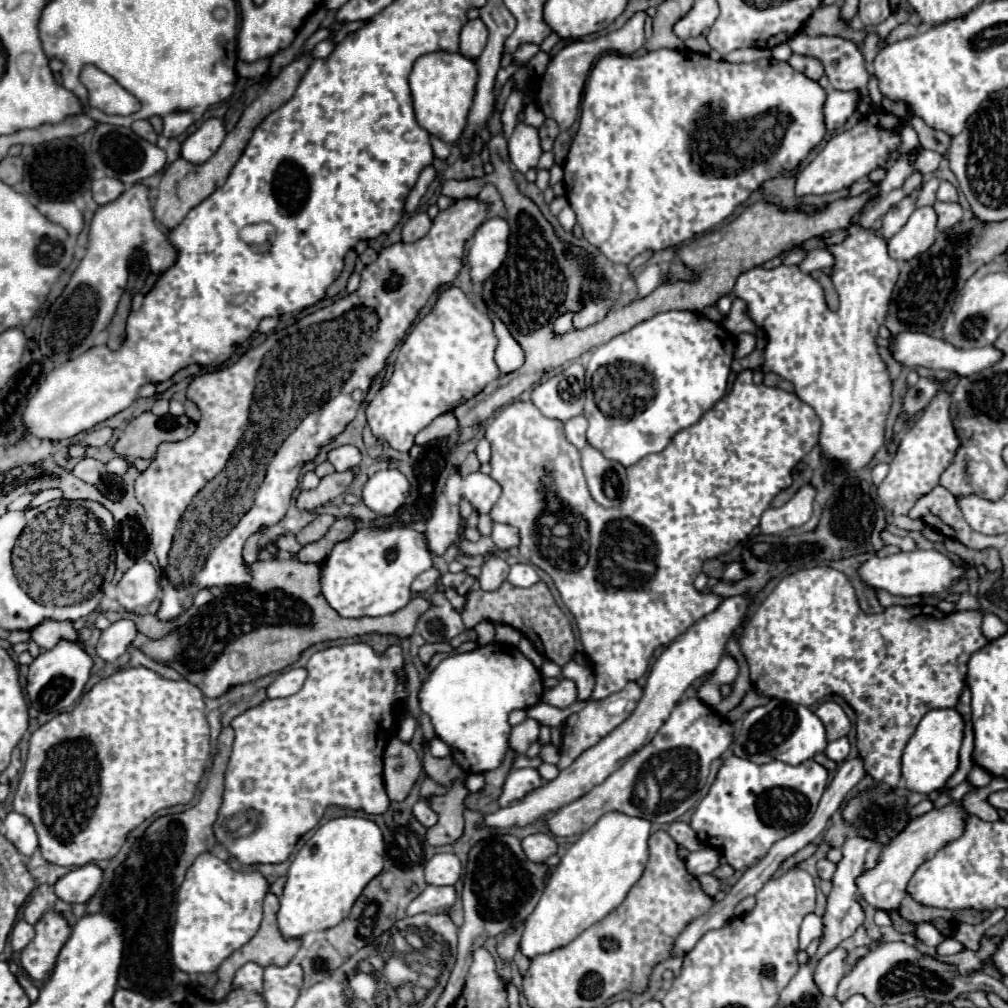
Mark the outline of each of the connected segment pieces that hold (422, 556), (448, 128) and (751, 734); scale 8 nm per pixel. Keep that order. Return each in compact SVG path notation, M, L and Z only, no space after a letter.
M352 517L352 521L356 525L354 533L348 539L338 541L332 547L326 561L322 561L320 591L322 591L324 599L340 617L350 617L350 619L352 617L378 617L378 615L388 615L388 613L402 609L412 599L412 593L410 593L412 581L422 571L432 567L432 553L428 551L426 537L414 529L408 529L408 527L380 529L380 527L366 525L358 517Z
M460 53L422 55L414 63L414 69L410 73L410 91L414 99L414 113L418 125L446 143L456 143L466 125L466 115L472 105L476 81L478 81L476 63Z
M770 699L770 703L756 707L746 715L738 741L734 739L732 743L732 753L754 763L770 763L778 759L790 765L798 765L824 751L826 745L828 743L824 735L824 725L808 707L790 701Z

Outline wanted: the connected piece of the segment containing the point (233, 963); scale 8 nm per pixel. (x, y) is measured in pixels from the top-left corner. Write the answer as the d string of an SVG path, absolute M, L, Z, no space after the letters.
M268 893L266 899L264 899L264 919L262 919L262 923L260 923L260 931L250 939L250 943L244 945L244 949L234 951L234 953L218 967L218 971L216 971L216 973L218 973L218 983L216 983L216 987L212 989L214 999L224 999L226 991L230 989L230 979L234 977L234 971L238 971L238 967L242 967L244 963L254 961L254 963L258 963L258 965L262 965L262 967L266 967L266 965L278 965L278 967L282 967L282 965L290 963L290 959L296 955L296 951L298 951L298 947L300 947L300 941L294 939L294 943L286 943L286 939L282 939L282 935L278 935L276 911L278 911L278 897L272 895L272 893Z

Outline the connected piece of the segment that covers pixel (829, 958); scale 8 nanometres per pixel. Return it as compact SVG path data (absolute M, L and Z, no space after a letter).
M838 947L830 955L826 955L822 959L822 963L818 963L818 971L814 973L814 981L818 983L818 987L822 987L822 995L826 995L826 997L836 995L838 983L842 981L842 977L848 971L846 957L848 957L848 951Z

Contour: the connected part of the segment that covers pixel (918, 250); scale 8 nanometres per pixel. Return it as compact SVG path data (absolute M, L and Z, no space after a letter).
M918 207L908 223L888 241L888 255L896 261L910 261L926 253L936 241L936 215L932 207Z

